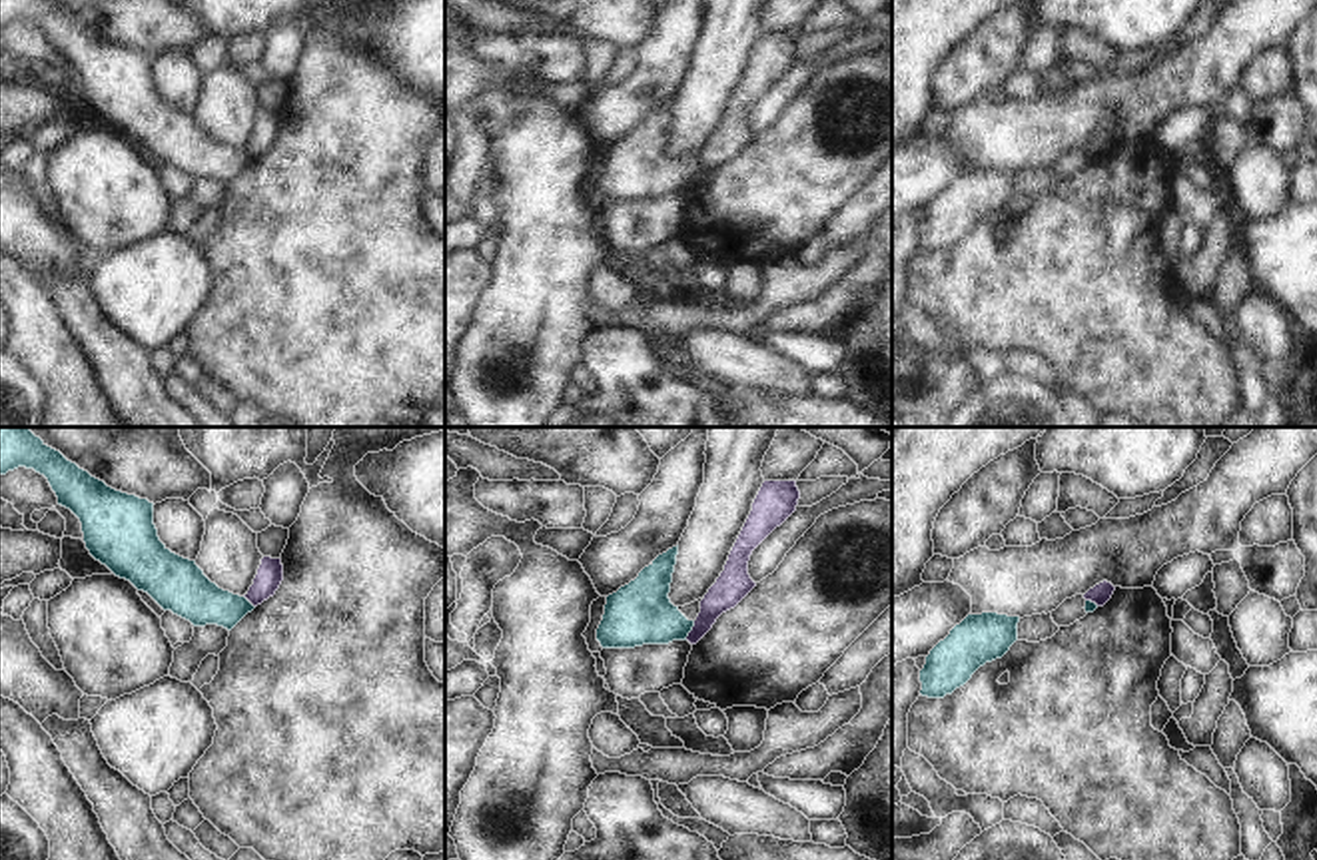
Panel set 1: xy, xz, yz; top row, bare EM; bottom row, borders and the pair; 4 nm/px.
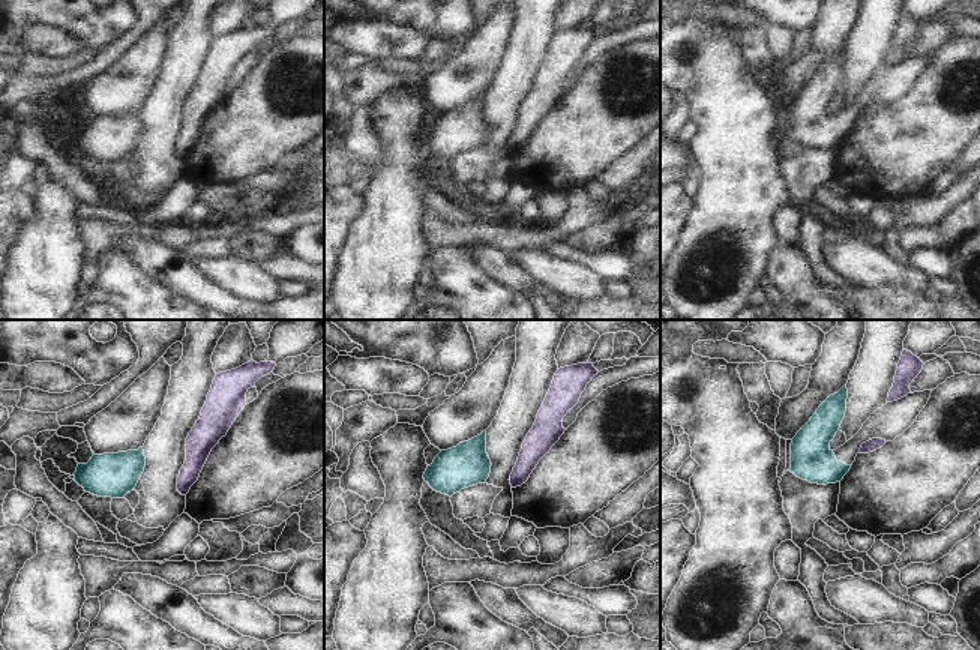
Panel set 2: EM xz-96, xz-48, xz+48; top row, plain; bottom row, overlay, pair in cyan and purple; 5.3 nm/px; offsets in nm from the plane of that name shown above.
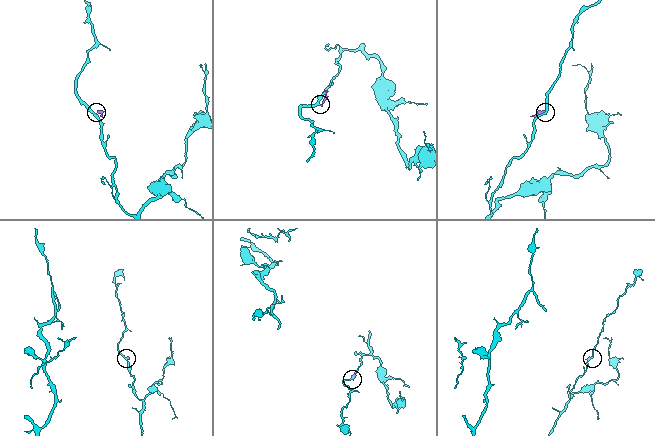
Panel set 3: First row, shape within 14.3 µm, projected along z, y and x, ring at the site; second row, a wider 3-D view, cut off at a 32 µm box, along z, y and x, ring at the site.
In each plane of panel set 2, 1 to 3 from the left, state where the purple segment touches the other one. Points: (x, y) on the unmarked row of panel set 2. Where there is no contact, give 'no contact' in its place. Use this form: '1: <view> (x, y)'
1: no contact
2: no contact
3: no contact

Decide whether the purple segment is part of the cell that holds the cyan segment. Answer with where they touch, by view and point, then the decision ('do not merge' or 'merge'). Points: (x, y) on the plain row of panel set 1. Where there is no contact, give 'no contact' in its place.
contact xz (691, 182); do not merge

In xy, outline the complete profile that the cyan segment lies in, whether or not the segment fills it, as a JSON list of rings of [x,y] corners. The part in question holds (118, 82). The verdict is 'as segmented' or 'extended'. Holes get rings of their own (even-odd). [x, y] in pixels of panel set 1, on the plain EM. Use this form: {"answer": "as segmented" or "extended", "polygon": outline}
{"answer": "as segmented", "polygon": [[[0,0],[0,28],[18,20],[44,28],[82,76],[90,108],[116,130],[148,146],[164,164],[194,180],[231,184],[255,160],[212,136],[196,114],[172,106],[158,90],[154,56],[108,40],[52,0]]]}

